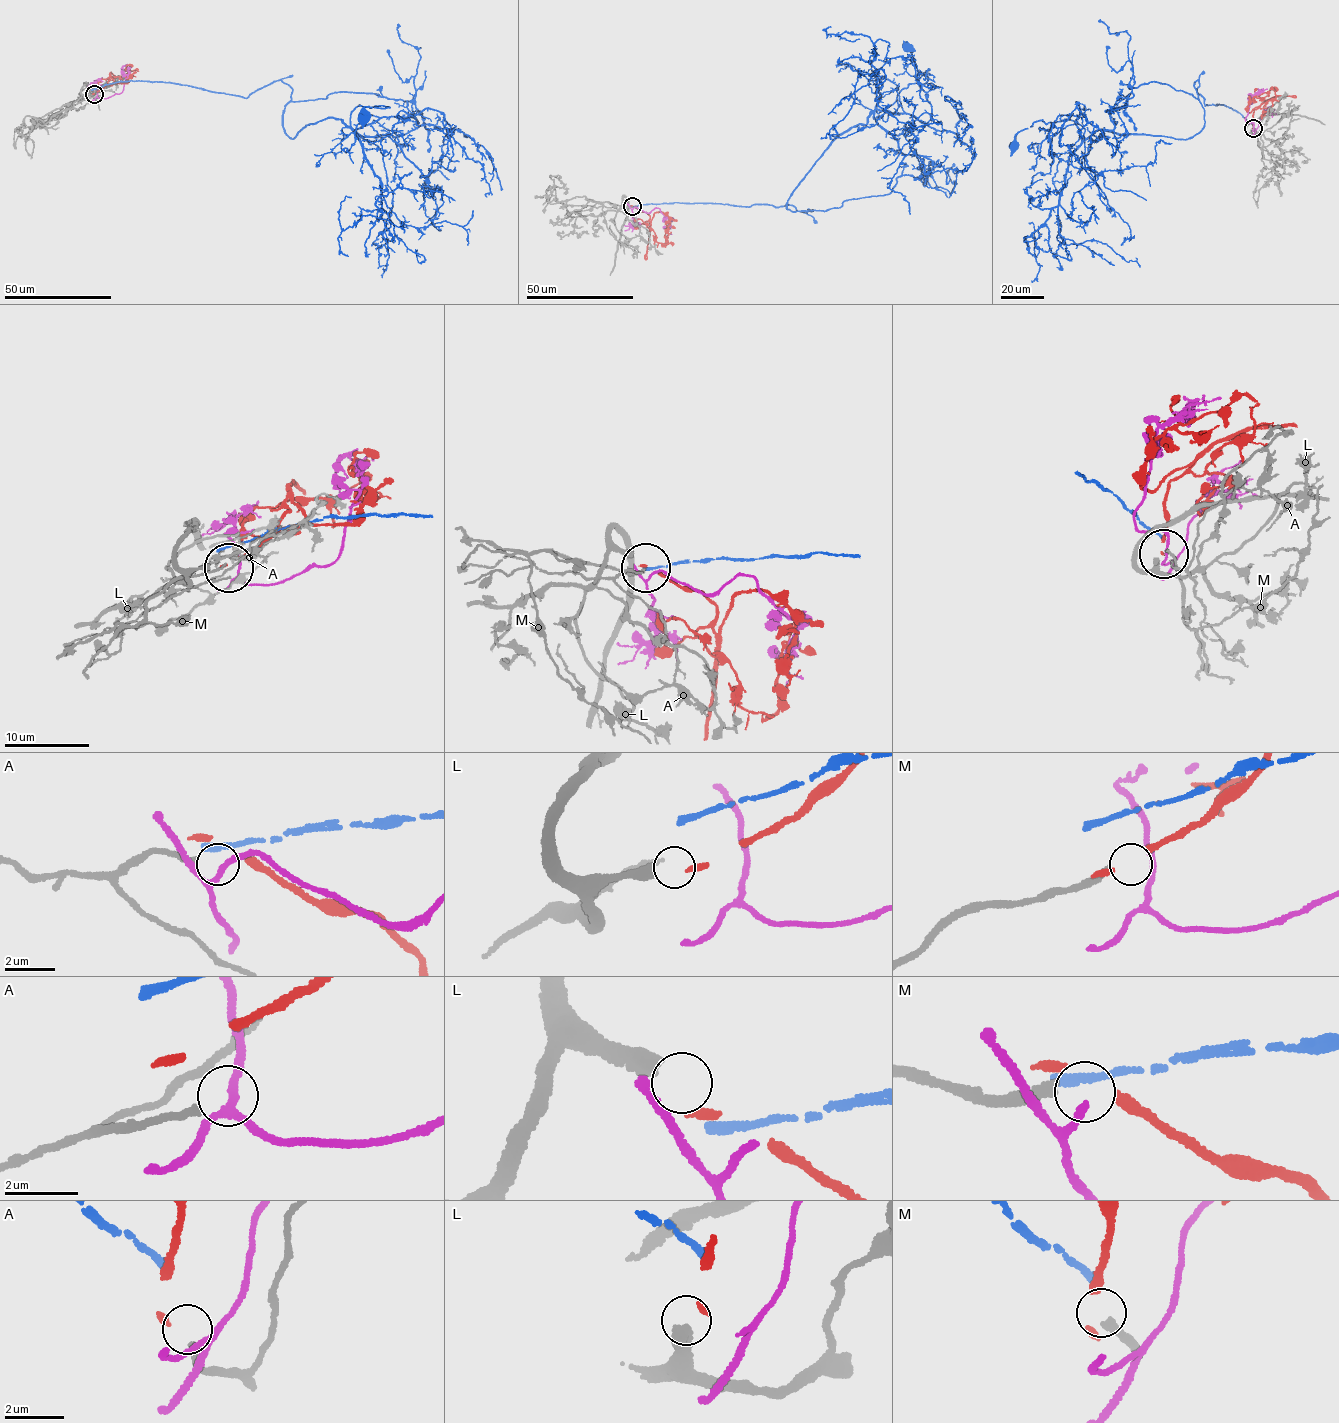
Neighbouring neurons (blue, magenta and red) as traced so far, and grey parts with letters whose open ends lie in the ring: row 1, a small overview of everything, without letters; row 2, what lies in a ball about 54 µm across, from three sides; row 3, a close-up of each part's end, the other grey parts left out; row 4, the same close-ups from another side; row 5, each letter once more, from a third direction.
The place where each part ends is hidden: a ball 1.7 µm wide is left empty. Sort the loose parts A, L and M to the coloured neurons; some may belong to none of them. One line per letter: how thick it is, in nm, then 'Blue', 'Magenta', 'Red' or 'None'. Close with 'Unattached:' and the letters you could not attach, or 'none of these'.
A: Thickness 200 nm. None
L: Thickness 480 nm. None
M: Thickness 260 nm. None
Unattached: A, L, M

